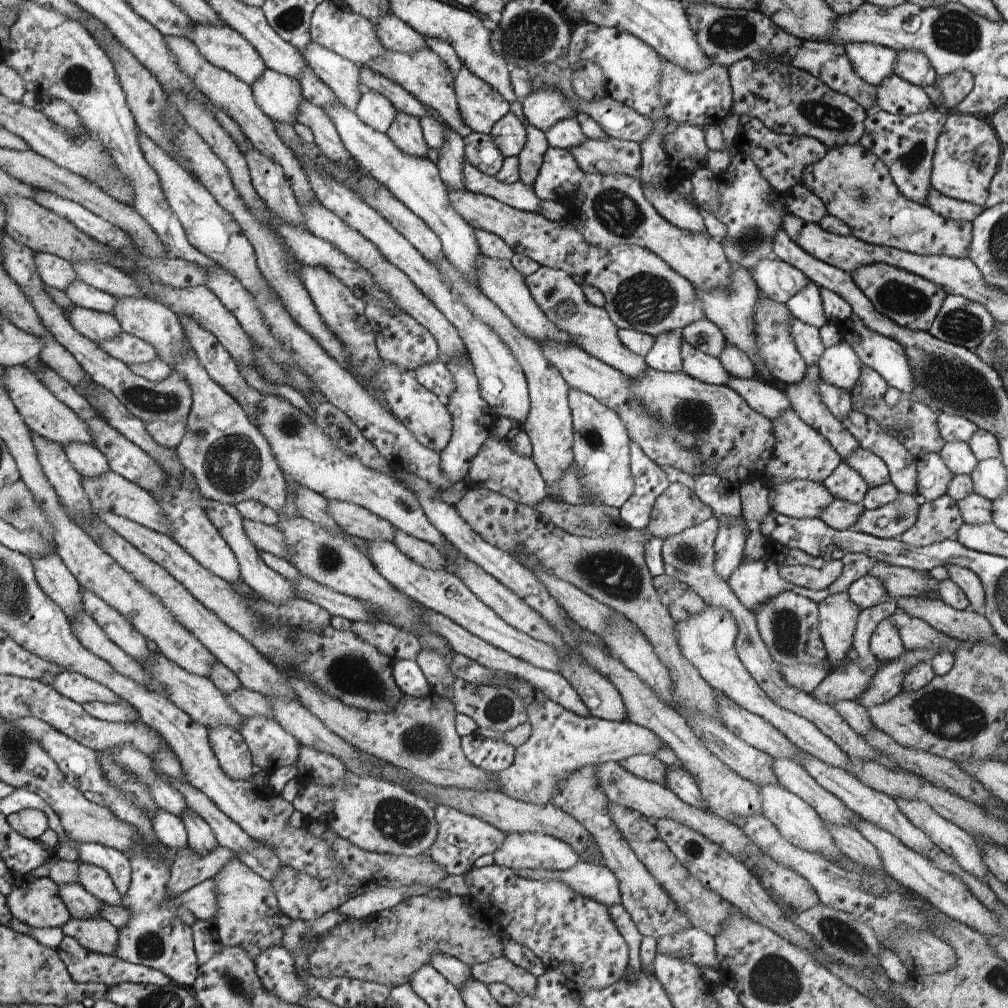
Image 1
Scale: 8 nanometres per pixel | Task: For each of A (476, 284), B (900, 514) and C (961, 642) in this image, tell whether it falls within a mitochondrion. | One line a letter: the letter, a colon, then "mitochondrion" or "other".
A: other
B: mitochondrion
C: other

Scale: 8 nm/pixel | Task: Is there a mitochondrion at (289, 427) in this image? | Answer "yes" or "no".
yes

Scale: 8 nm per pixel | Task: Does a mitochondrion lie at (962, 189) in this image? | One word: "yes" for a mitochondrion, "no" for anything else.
no

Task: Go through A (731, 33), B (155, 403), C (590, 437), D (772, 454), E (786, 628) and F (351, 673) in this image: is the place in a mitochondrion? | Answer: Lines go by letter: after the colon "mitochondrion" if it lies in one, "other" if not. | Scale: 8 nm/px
A: mitochondrion
B: mitochondrion
C: mitochondrion
D: other
E: mitochondrion
F: mitochondrion

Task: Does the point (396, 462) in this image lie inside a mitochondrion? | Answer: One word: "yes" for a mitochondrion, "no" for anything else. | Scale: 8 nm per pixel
no

